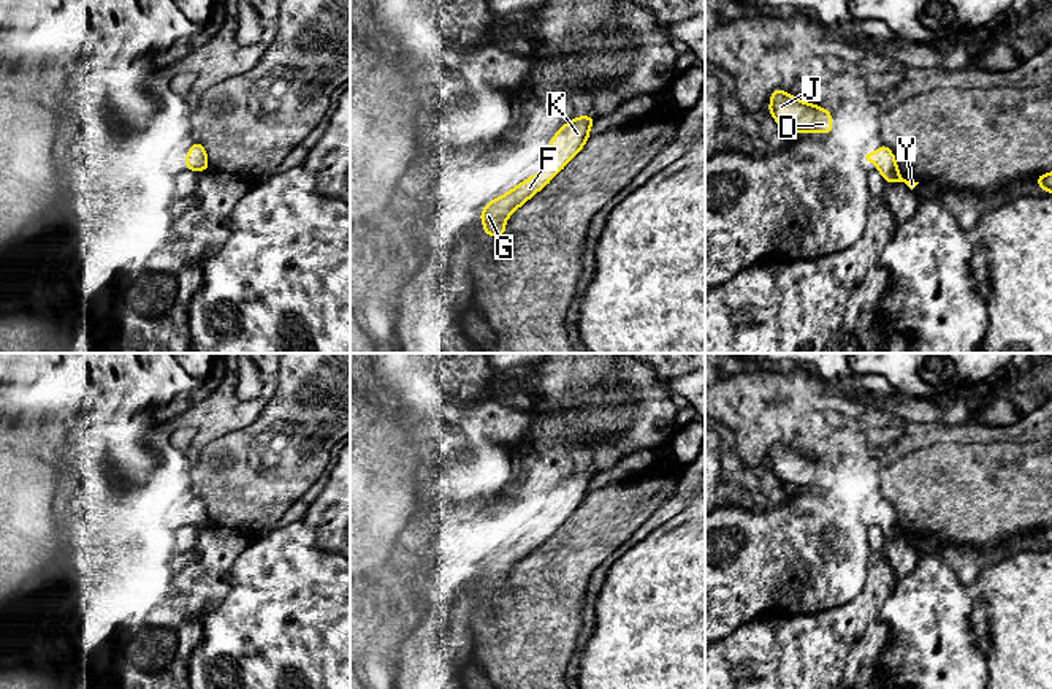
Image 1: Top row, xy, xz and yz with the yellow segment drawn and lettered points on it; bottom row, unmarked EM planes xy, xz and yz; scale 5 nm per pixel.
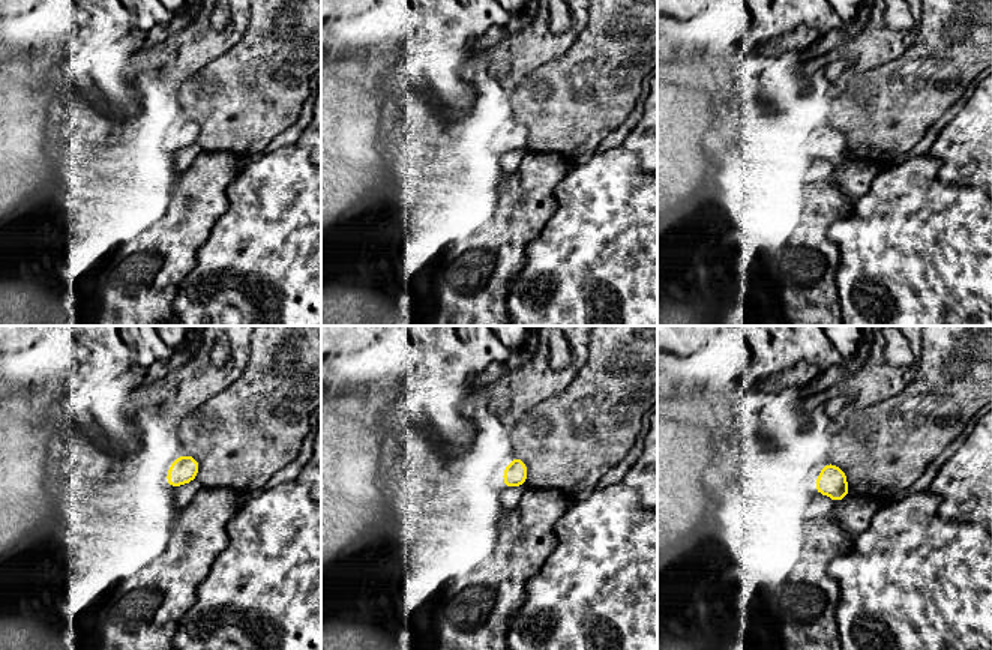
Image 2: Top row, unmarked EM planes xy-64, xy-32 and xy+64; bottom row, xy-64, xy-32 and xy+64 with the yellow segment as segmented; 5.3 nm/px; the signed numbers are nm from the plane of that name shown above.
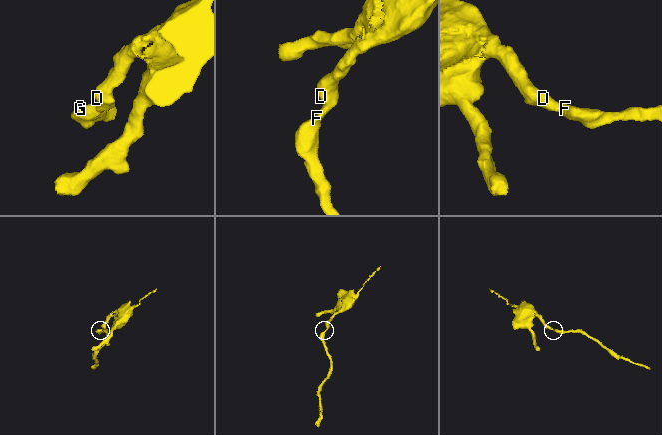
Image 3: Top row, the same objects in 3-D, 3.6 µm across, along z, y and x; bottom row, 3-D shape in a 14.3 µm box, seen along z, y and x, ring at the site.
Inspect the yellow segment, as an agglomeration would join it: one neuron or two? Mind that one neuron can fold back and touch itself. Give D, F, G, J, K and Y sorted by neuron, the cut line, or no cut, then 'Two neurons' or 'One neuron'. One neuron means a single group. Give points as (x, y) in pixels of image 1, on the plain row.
Groups: D F G J K Y. No split. One neuron

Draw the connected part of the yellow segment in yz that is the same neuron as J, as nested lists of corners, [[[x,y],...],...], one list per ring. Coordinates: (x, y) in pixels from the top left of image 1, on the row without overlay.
[[[781,443],[770,448],[768,467],[787,488],[829,489],[833,485],[833,469],[829,464],[803,456]]]

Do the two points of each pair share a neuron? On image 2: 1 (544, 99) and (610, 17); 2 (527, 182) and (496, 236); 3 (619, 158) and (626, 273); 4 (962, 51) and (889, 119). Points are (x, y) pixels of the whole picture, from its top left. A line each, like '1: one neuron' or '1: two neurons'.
1: one neuron
2: one neuron
3: one neuron
4: one neuron

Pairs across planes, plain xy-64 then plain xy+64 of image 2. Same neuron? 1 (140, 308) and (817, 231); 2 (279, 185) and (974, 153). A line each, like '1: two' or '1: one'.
1: one
2: two

